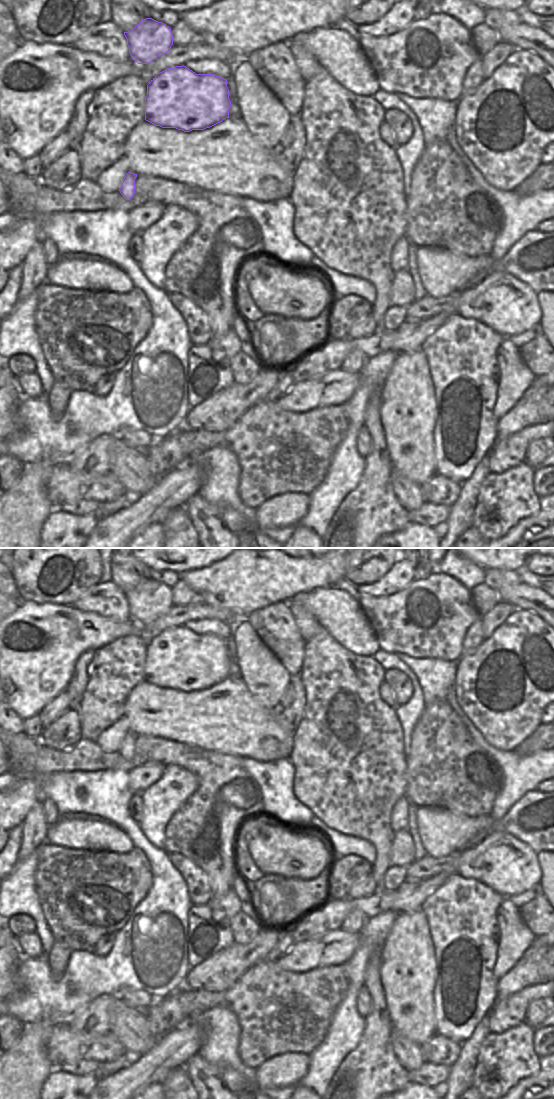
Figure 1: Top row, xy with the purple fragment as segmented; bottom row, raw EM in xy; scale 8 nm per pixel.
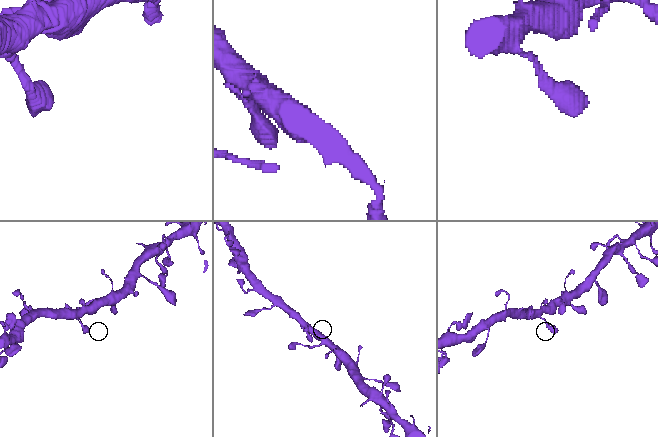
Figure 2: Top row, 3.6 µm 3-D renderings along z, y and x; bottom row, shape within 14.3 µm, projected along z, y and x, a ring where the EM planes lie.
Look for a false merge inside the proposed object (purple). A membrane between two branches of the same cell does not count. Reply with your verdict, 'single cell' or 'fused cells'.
single cell

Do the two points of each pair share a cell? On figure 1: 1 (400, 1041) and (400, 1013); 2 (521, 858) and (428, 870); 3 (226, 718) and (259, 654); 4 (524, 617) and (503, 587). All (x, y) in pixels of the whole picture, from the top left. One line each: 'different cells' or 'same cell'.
1: different cells
2: same cell
3: different cells
4: different cells

